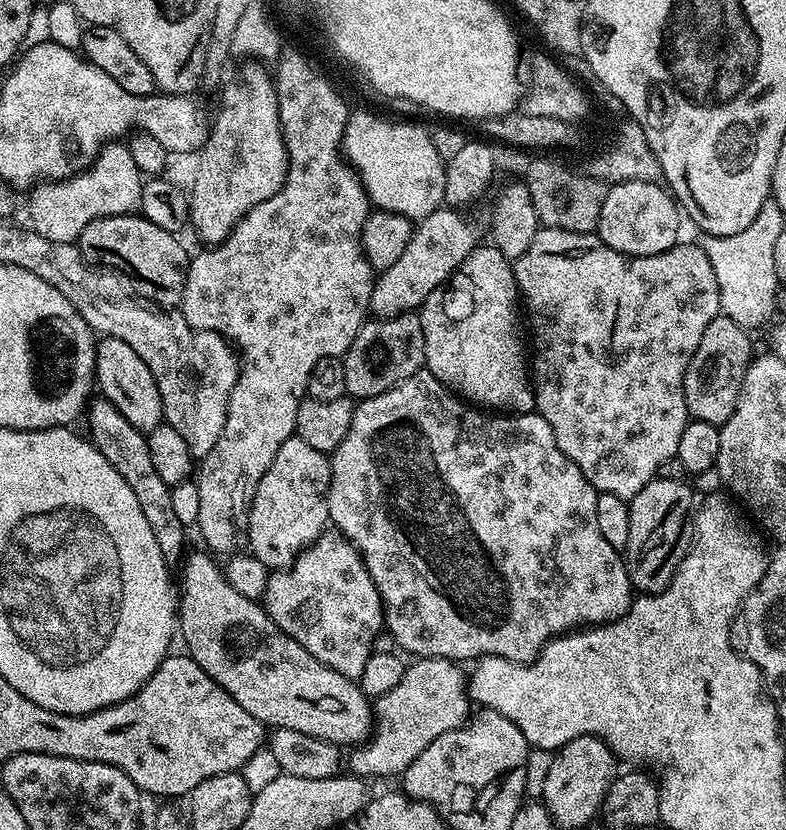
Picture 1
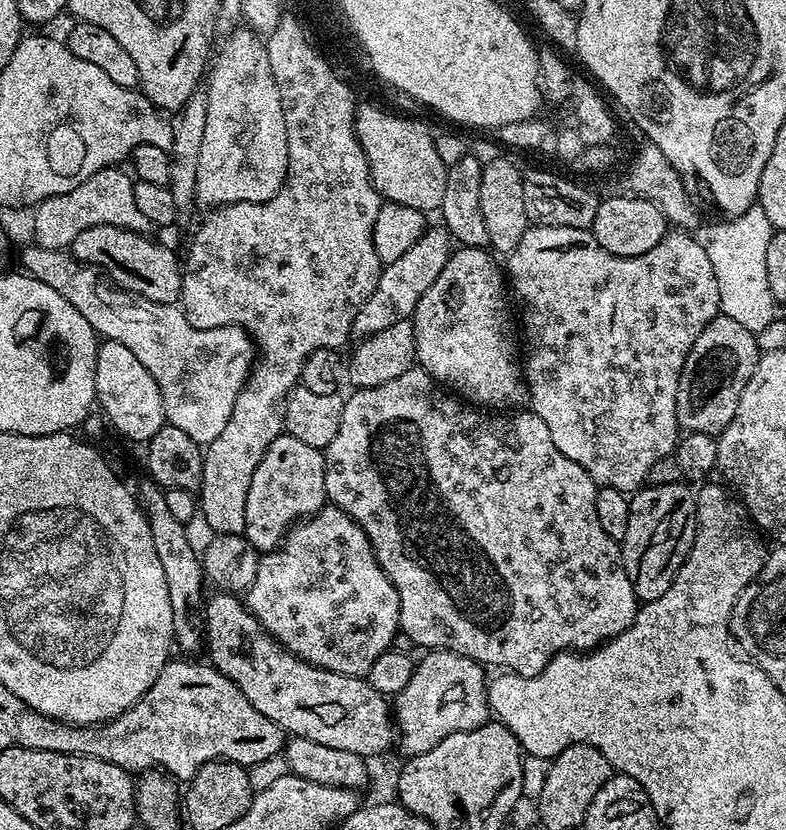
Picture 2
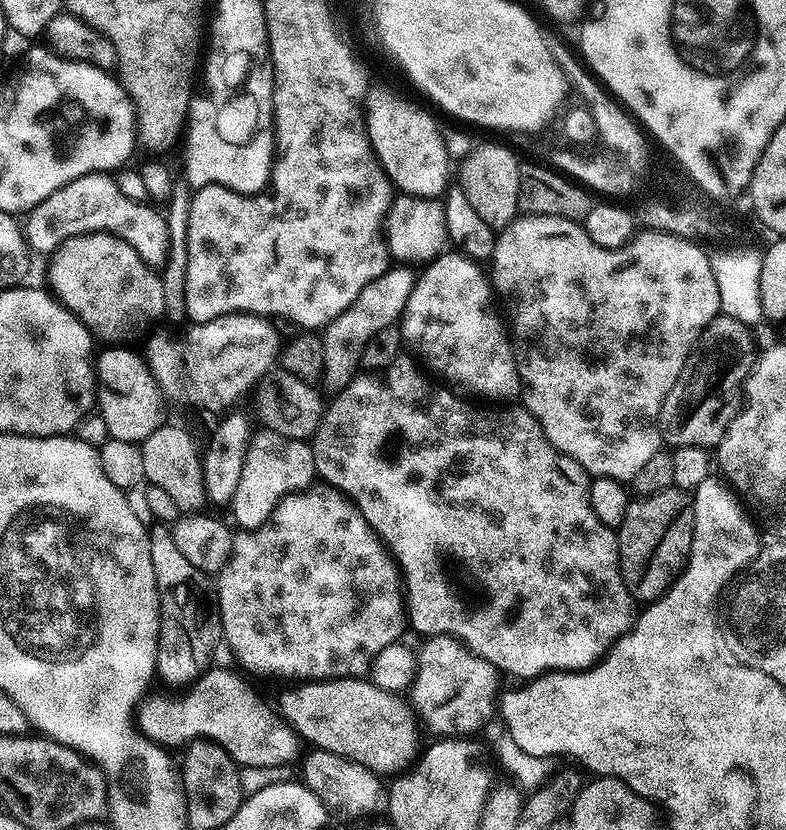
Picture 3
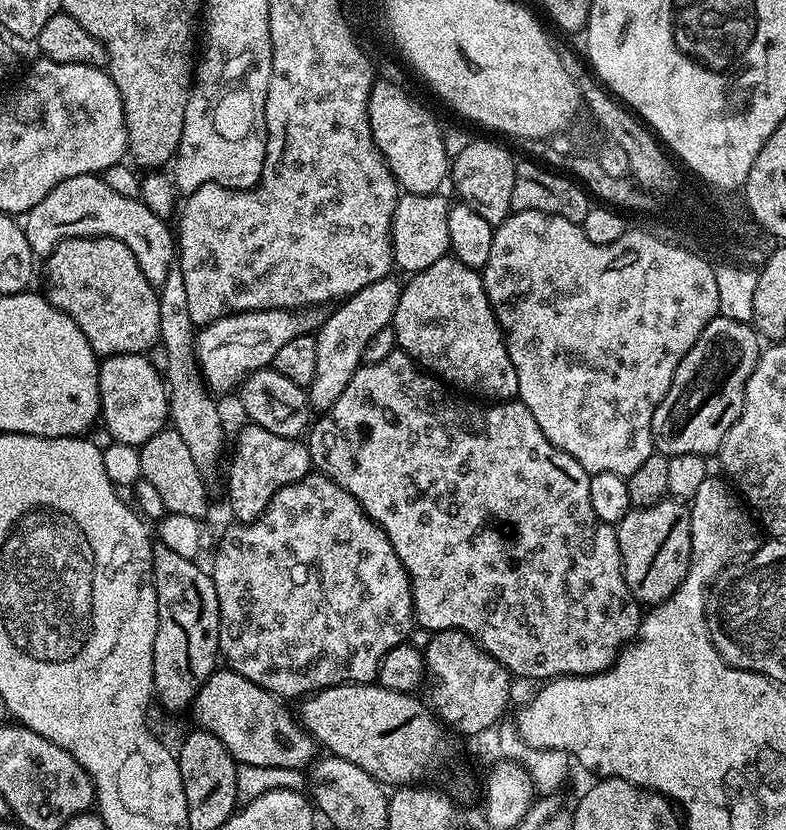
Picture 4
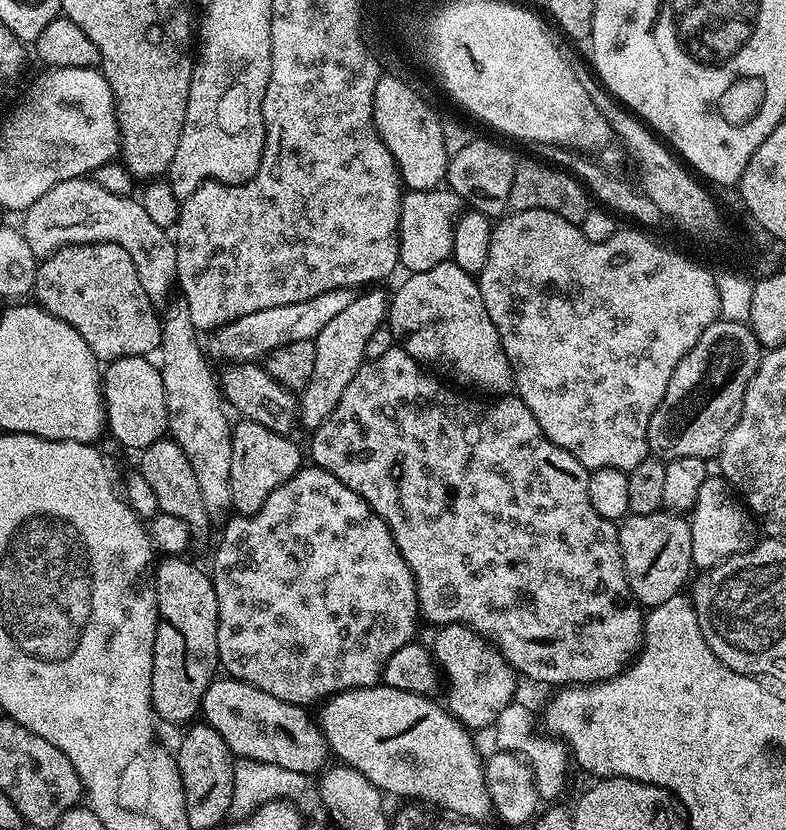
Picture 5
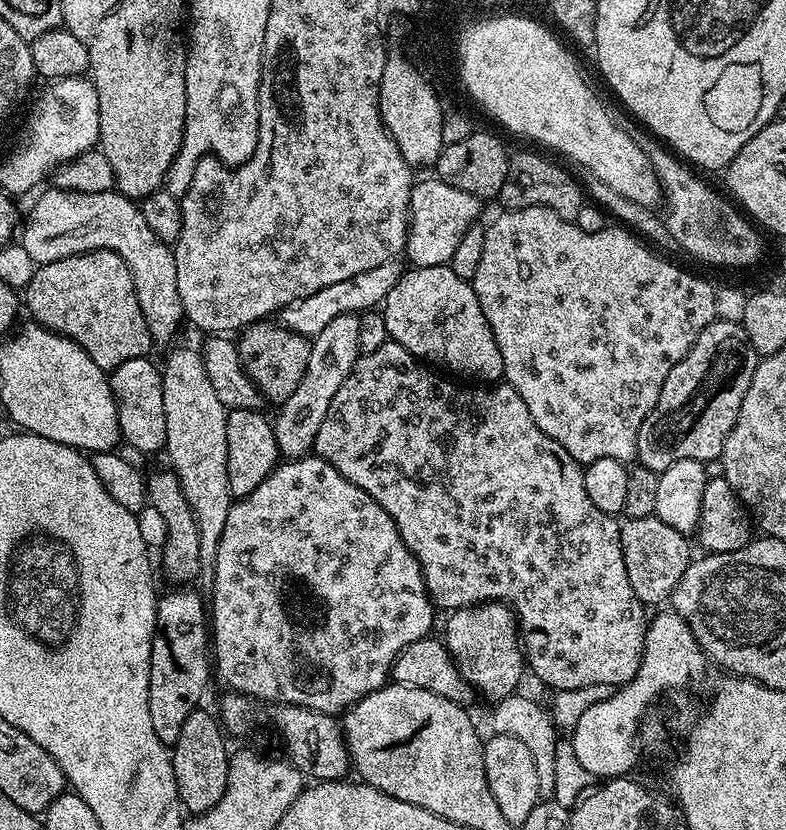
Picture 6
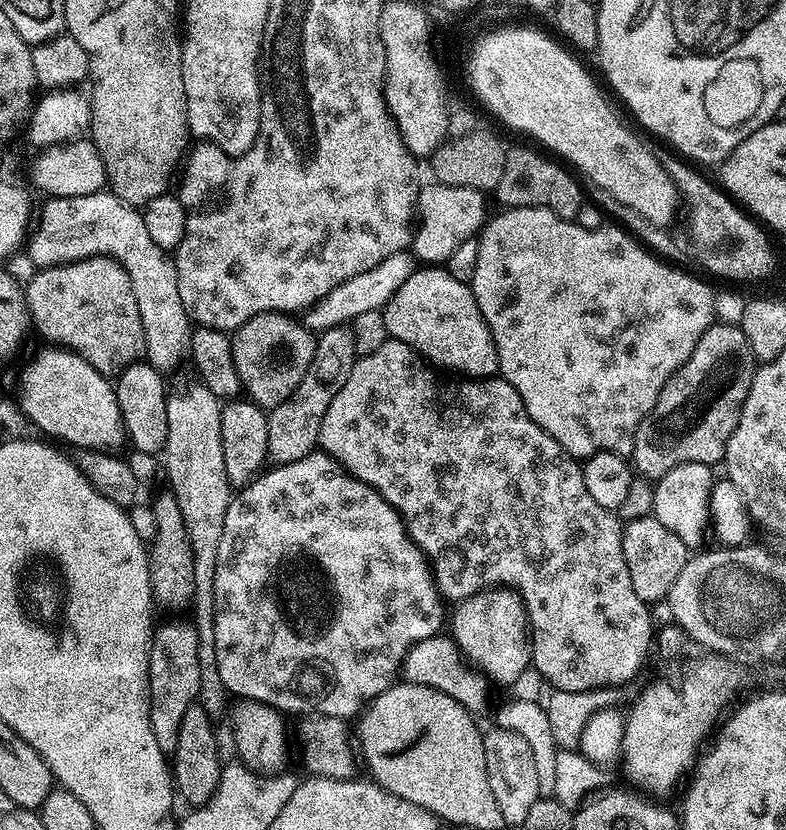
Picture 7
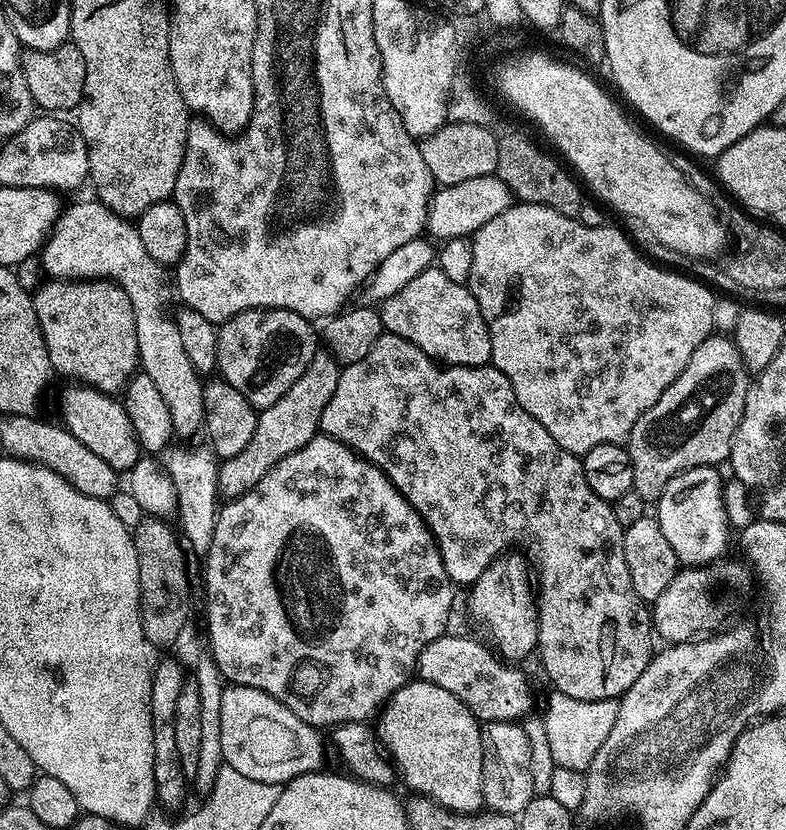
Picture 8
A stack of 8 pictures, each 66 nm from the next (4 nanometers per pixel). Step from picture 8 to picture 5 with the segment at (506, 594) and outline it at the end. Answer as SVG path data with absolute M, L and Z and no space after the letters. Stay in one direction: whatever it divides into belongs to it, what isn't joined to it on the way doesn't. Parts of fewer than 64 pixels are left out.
M445 624L439 629L430 651L439 671L448 675L446 707L465 728L491 729L502 710L517 695L518 673L488 637L465 624Z

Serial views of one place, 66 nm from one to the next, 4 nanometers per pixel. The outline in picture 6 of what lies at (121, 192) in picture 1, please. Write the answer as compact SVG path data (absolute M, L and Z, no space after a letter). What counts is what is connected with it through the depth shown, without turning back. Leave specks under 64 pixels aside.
M55 186L49 187L49 192L44 192L36 200L36 205L32 208L32 213L28 216L28 221L23 221L22 232L24 228L24 239L22 245L26 253L30 254L30 258L36 266L41 264L49 264L50 262L58 262L58 258L70 258L77 256L83 252L93 252L94 250L110 250L114 254L118 254L122 258L122 262L126 262L126 266L132 271L134 278L134 290L138 294L138 302L142 306L142 314L146 318L146 326L152 335L153 345L160 346L160 344L171 345L172 339L176 336L176 331L180 328L180 323L185 323L186 317L184 315L184 307L182 306L182 298L178 294L178 270L176 269L176 253L165 241L158 238L158 234L154 234L154 230L150 230L150 226L146 226L146 218L140 212L140 205L135 200L128 199L127 196L120 195L119 192L113 190L110 192L99 192L98 194L86 194L85 192L68 192L65 188L57 188Z

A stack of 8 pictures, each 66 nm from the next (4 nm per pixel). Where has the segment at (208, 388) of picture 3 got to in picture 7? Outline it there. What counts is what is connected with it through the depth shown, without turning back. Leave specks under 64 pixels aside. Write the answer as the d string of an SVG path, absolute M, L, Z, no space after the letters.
M408 250L390 254L390 258L382 258L382 262L374 266L374 270L366 270L362 274L354 274L354 278L346 278L346 282L334 286L334 290L330 290L326 298L307 309L302 316L304 327L313 334L319 334L347 325L354 318L358 318L358 314L381 311L388 304L394 290L398 290L398 286L402 286L402 282L406 282L406 278L410 278L410 274L416 271L417 267L413 253Z

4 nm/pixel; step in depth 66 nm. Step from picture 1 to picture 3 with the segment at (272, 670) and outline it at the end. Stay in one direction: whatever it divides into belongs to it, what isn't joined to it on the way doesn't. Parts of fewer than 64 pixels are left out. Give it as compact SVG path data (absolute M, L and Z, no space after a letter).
M353 678L351 680L310 680L307 682L293 683L293 688L288 688L280 696L280 705L278 711L283 716L286 723L296 732L301 741L307 742L312 748L321 748L322 750L330 750L330 754L342 754L342 758L350 758L354 762L358 762L362 766L366 766L371 772L377 774L385 774L384 772L399 773L401 770L407 769L409 765L417 759L418 747L416 748L416 728L418 729L418 718L407 703L404 704L399 695L394 692L387 692L378 686L372 684L368 678Z

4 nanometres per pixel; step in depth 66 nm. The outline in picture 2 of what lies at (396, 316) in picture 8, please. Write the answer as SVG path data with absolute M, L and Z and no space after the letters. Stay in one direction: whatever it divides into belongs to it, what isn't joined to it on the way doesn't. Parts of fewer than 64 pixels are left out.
M457 247L446 266L442 266L438 278L434 278L422 298L418 298L418 306L410 317L416 339L415 363L449 393L473 406L484 410L520 410L528 404L528 384L518 355L518 332L512 329L512 320L508 317L510 296L506 291L506 276L491 255L493 253L484 248Z

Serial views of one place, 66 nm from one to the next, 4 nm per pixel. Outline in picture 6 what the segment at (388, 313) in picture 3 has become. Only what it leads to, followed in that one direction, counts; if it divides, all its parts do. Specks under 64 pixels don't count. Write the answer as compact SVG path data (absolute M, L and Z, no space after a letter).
M359 315L339 316L334 318L334 322L329 322L317 336L311 337L306 374L302 382L298 382L298 390L294 390L294 394L290 394L290 398L279 405L277 412L280 413L272 420L281 457L299 458L313 451L318 438L318 426L322 426L322 418L326 418L326 410L330 410L330 402L334 394L338 394L338 386L346 382L357 358L362 355L358 342L359 325Z

